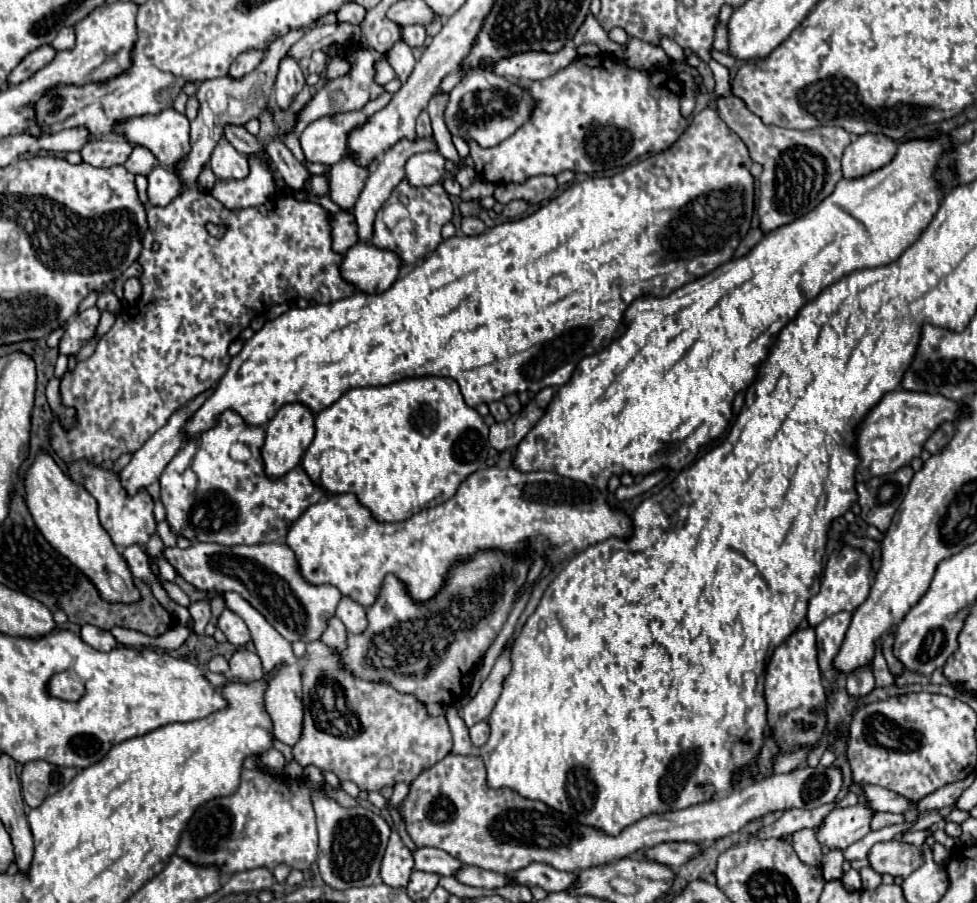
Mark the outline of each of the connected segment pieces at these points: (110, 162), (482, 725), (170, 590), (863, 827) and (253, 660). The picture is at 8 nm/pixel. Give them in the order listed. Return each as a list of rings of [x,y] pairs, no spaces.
[[[109,136],[109,138],[97,138],[87,142],[81,148],[81,158],[91,166],[108,168],[123,165],[132,150],[133,146],[121,136]]]
[[[481,720],[475,726],[471,726],[471,742],[473,742],[473,746],[483,746],[487,740],[489,740],[489,724],[487,724],[487,720]]]
[[[161,582],[163,584],[163,588],[165,588],[165,592],[167,592],[167,596],[175,602],[175,604],[179,604],[179,606],[189,606],[189,596],[177,586],[177,584],[173,584],[173,582]]]
[[[865,800],[851,808],[835,808],[817,830],[819,844],[829,850],[845,850],[849,844],[871,832],[873,814],[875,812],[867,806]]]
[[[239,648],[233,652],[233,656],[229,658],[229,668],[231,668],[231,678],[249,682],[249,680],[257,680],[263,676],[263,666],[261,666],[261,658],[257,656],[257,652]]]

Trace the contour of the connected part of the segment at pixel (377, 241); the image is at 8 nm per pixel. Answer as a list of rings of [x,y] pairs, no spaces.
[[[403,180],[393,190],[391,198],[387,200],[387,204],[393,204],[393,202],[405,204],[405,208],[409,210],[409,218],[397,222],[395,228],[389,230],[385,226],[385,222],[381,220],[381,212],[379,212],[377,220],[375,220],[375,232],[373,232],[371,244],[375,244],[377,248],[385,248],[385,250],[397,252],[403,264],[415,264],[417,260],[423,260],[425,256],[429,256],[439,246],[439,242],[441,242],[441,228],[443,228],[443,224],[447,224],[451,220],[453,204],[451,204],[447,192],[443,192],[441,184],[415,188],[415,186],[407,184],[407,180]]]

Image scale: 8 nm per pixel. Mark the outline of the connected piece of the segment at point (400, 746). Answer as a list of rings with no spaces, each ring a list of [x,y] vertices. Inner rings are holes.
[[[315,640],[307,644],[307,662],[303,666],[303,736],[293,748],[293,758],[299,766],[307,768],[311,764],[321,770],[333,772],[339,780],[351,780],[361,790],[381,790],[383,786],[395,786],[397,782],[411,782],[423,768],[437,764],[451,752],[453,740],[449,724],[443,716],[431,718],[419,700],[413,696],[403,696],[395,692],[389,684],[371,684],[365,680],[355,680],[341,664],[335,648],[325,646]]]

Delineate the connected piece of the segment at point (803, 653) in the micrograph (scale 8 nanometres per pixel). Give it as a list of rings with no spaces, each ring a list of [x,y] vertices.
[[[811,626],[795,630],[783,644],[779,644],[773,650],[773,656],[765,668],[765,700],[767,700],[769,726],[779,730],[787,746],[807,746],[807,748],[817,746],[827,726],[825,720],[827,692],[817,664],[815,630]]]

